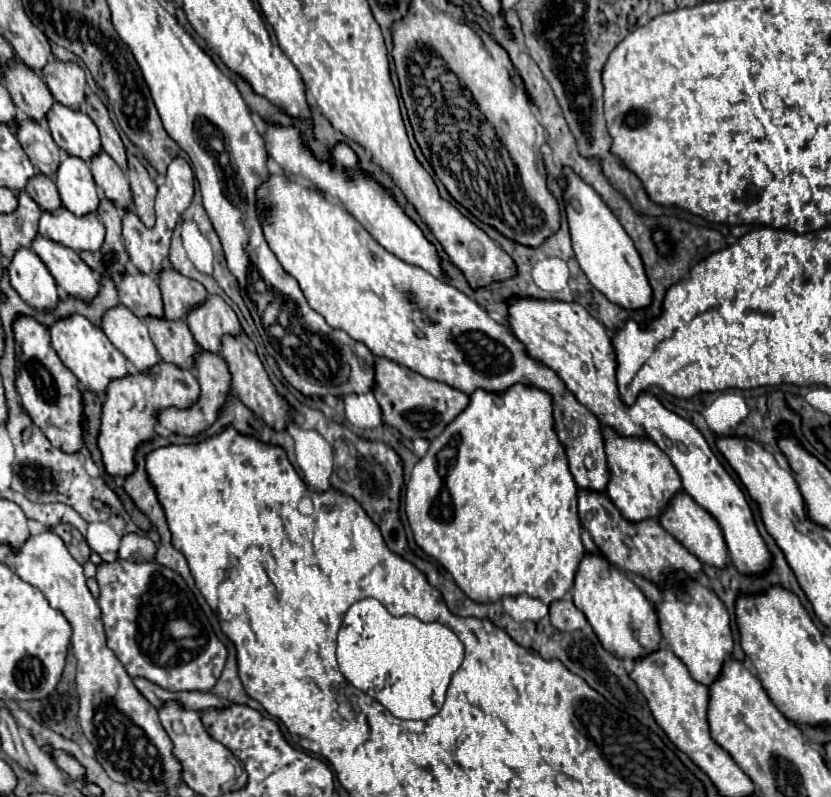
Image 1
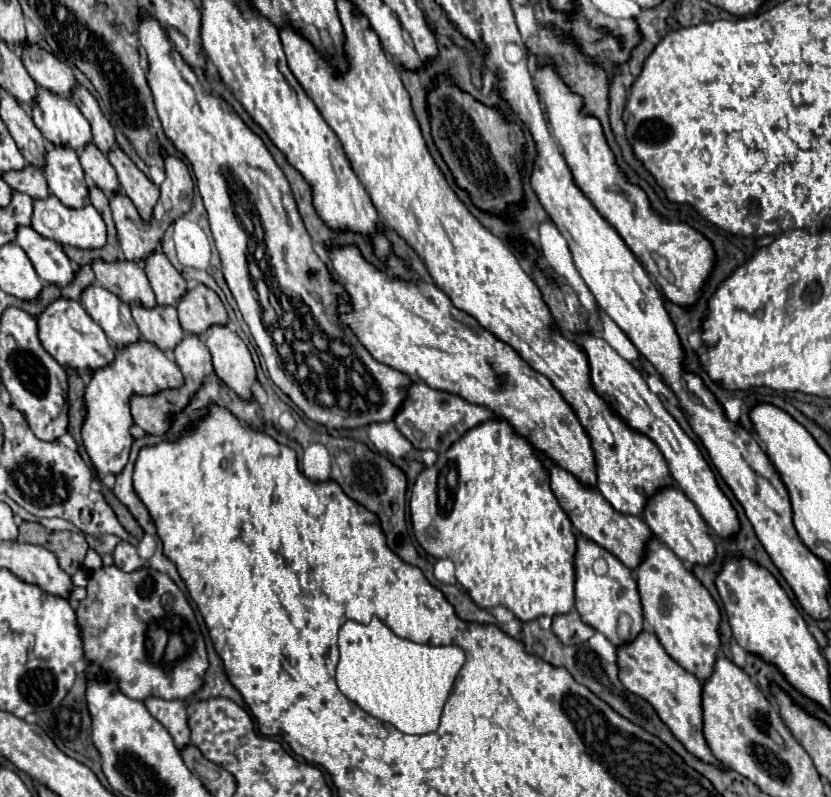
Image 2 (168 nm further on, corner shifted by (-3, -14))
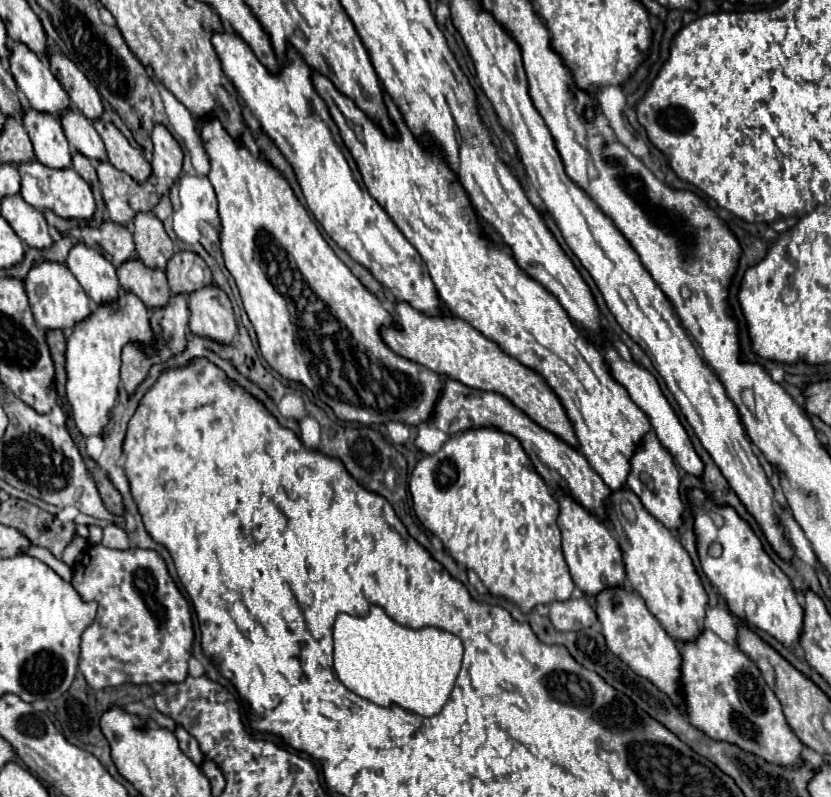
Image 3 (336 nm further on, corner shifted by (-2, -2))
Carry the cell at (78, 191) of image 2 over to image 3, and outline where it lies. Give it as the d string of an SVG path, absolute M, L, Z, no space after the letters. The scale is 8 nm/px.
M28 108L20 118L32 140L34 156L38 162L50 168L68 168L72 164L72 152L56 116Z

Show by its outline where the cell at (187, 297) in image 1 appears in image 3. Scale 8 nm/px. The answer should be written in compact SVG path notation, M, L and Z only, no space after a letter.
M138 212L134 216L134 244L138 258L152 268L164 270L174 254L174 244L154 212Z

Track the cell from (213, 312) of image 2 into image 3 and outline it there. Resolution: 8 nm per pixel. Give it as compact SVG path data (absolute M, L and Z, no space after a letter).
M176 252L168 260L166 276L174 294L200 290L212 284L212 272L196 252Z

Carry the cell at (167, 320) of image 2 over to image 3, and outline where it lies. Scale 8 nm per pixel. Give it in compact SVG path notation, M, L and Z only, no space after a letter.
M140 258L126 260L116 268L116 274L120 286L128 292L134 292L148 308L164 306L172 296L164 270L148 268Z

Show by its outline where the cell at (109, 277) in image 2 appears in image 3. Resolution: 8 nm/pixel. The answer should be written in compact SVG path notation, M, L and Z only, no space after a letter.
M104 220L98 228L82 226L80 232L82 232L82 240L88 246L102 252L104 258L108 262L112 262L114 266L120 266L122 262L136 258L132 232L122 224L116 224L112 220Z

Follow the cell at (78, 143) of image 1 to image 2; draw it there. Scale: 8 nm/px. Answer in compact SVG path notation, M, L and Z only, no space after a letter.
M37 88L33 122L51 144L65 144L65 148L81 152L93 142L91 126L73 100L55 96L43 88Z

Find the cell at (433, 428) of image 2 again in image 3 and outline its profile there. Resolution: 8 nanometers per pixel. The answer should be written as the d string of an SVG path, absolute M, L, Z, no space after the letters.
M450 378L450 380L446 380L442 396L440 396L438 404L436 404L436 410L434 410L434 416L432 416L432 424L436 428L440 428L442 432L446 432L448 436L464 432L464 430L472 430L472 428L486 428L486 426L516 436L520 440L524 452L532 460L536 472L542 476L542 480L546 484L550 484L552 488L564 488L564 490L568 490L576 498L576 502L580 502L586 510L590 510L598 518L606 520L604 502L606 502L606 498L608 498L608 494L612 490L592 470L592 466L582 456L582 452L576 450L574 446L566 444L556 434L552 434L552 432L544 430L542 426L538 426L534 420L530 420L522 410L518 410L502 394L476 390L476 388L464 386L462 382Z

